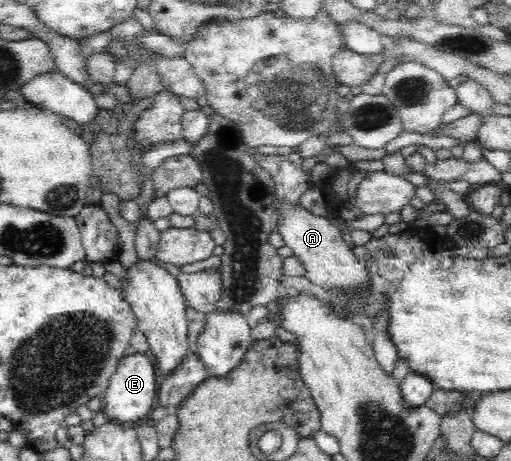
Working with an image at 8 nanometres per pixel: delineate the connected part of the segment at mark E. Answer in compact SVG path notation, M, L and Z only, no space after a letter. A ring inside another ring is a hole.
M147 352L125 355L117 363L107 390L101 398L100 411L107 420L131 424L147 418L151 414L157 396L157 375L152 358Z

